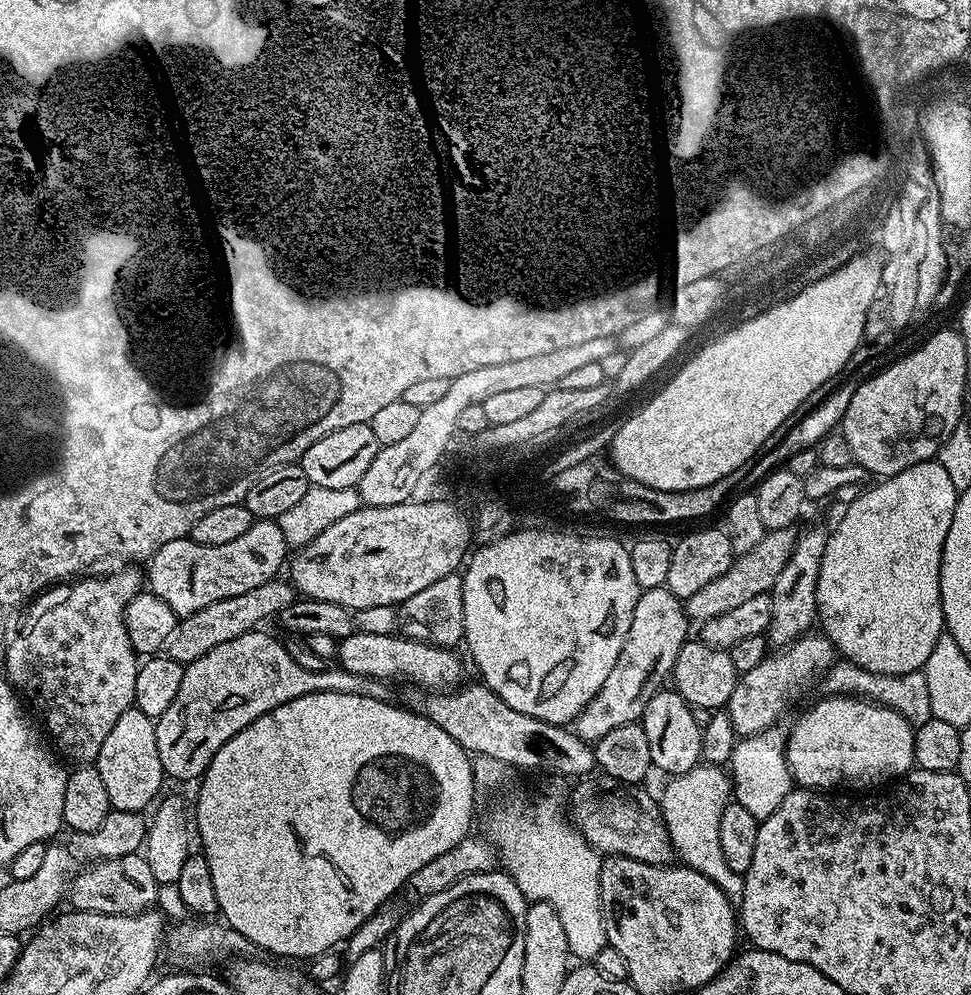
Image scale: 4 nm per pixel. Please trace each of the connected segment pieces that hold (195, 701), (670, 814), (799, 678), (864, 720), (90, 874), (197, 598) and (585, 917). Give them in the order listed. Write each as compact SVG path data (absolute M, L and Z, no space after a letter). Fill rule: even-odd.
M253 630L246 634L238 634L238 638L230 638L222 642L222 646L214 646L210 654L202 654L194 662L186 665L182 674L182 686L178 689L178 695L166 714L162 714L156 720L156 733L158 734L158 758L162 758L165 777L176 780L199 781L204 772L210 766L214 754L234 734L241 732L250 722L262 718L270 710L282 706L286 702L294 702L294 698L302 698L306 694L315 692L333 692L334 694L362 694L366 698L378 698L388 700L389 685L382 680L372 680L362 674L352 674L350 670L339 666L326 666L317 672L311 672L298 666L294 658L290 658L287 647L279 644L272 636L267 636L264 630Z
M701 762L686 774L671 777L670 783L672 783L672 804L661 803L660 812L668 821L673 853L679 859L681 856L687 867L710 878L714 886L725 892L733 906L739 905L740 895L744 889L744 877L741 873L730 870L730 865L722 855L722 846L718 839L722 810L726 810L733 795L729 773L723 767Z
M805 634L799 636L793 644L775 649L764 657L754 670L741 675L734 686L734 694L730 694L730 702L726 711L730 722L734 726L737 737L757 736L773 727L776 720L788 707L792 700L800 696L812 684L812 679L823 677L824 673L836 663L838 653L835 646L823 634Z
M828 694L825 697L809 712L802 713L786 736L784 756L792 779L799 787L813 790L876 788L907 777L916 762L916 733L902 714L859 696Z
M143 855L119 856L109 860L98 860L81 867L66 889L66 900L77 912L101 912L131 916L133 912L146 912L153 907L161 885L150 870L150 862Z
M257 519L246 534L222 546L202 546L191 538L166 542L147 561L146 584L179 618L202 610L202 606L210 606L210 602L246 594L246 590L254 590L254 586L277 579L281 575L280 567L283 564L285 567L289 556L290 547L277 521Z
M524 796L521 800L510 800L492 824L490 840L498 853L503 871L511 876L518 890L522 890L524 899L529 902L541 900L558 910L558 918L566 929L569 953L575 959L576 956L580 959L577 961L592 962L595 961L598 950L608 947L606 926L600 909L600 860L591 860L590 857L584 856L584 839L569 823L563 811L556 812L559 808L562 808L562 800L560 804L556 796Z

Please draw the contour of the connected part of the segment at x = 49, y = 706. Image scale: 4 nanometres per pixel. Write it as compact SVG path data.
M125 566L118 572L110 572L103 576L89 575L87 578L77 579L75 582L60 582L55 586L49 587L47 590L39 593L27 605L26 613L28 617L24 620L24 629L21 630L20 636L13 635L8 645L8 651L3 653L2 660L4 660L4 668L8 671L6 680L19 693L21 697L29 705L30 703L36 707L38 715L44 719L46 727L52 731L52 736L56 739L55 747L65 752L70 759L76 760L77 765L88 766L91 765L98 758L98 750L102 750L102 742L106 742L106 734L110 734L114 722L118 722L118 717L126 714L126 710L135 705L134 698L134 682L136 681L136 670L138 667L138 654L132 649L130 642L130 634L126 634L126 626L124 625L124 611L126 606L133 600L137 594L142 591L142 572L139 567Z

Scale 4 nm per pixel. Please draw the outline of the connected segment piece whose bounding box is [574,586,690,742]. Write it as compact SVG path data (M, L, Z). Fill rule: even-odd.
M667 586L646 588L641 591L638 606L634 606L634 622L630 622L630 634L622 646L622 654L618 654L618 662L614 662L614 670L610 670L602 690L598 690L598 694L584 707L582 714L578 714L575 718L574 730L583 740L589 742L601 740L606 734L610 734L610 730L637 723L641 719L646 703L644 687L647 686L652 671L656 668L657 674L664 677L671 673L674 662L678 658L678 650L682 650L684 641L689 639L688 627L690 627L690 621L684 613L682 601Z

